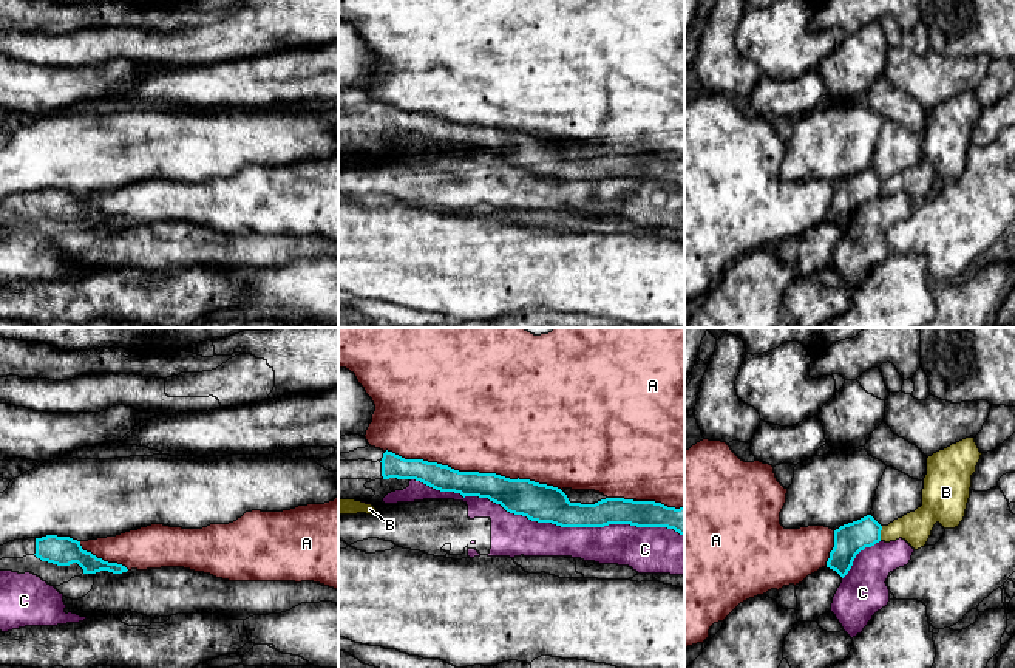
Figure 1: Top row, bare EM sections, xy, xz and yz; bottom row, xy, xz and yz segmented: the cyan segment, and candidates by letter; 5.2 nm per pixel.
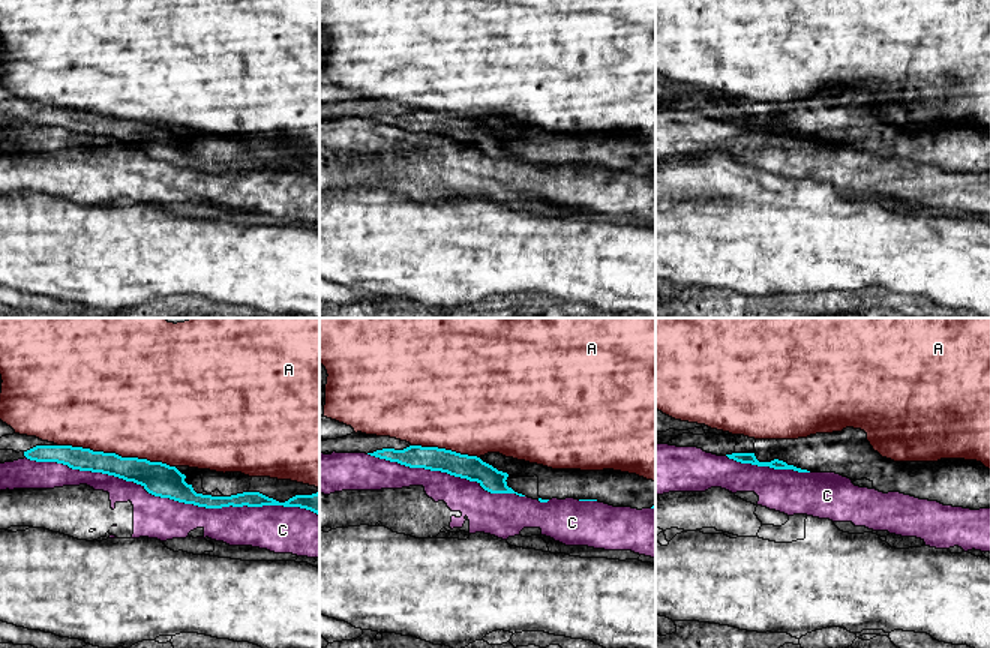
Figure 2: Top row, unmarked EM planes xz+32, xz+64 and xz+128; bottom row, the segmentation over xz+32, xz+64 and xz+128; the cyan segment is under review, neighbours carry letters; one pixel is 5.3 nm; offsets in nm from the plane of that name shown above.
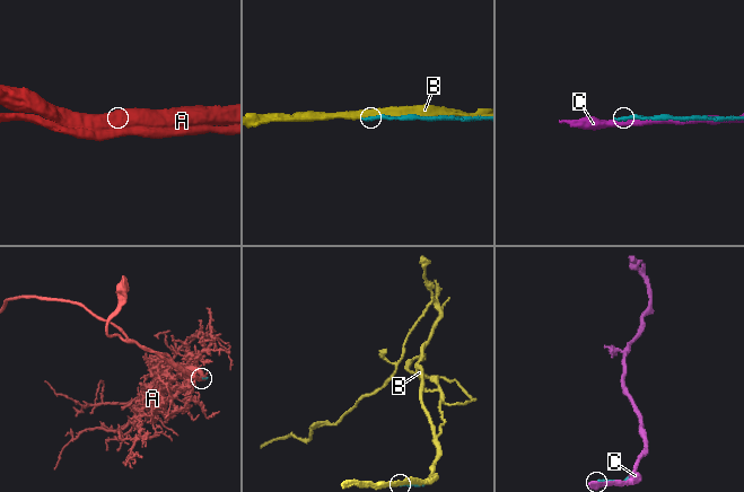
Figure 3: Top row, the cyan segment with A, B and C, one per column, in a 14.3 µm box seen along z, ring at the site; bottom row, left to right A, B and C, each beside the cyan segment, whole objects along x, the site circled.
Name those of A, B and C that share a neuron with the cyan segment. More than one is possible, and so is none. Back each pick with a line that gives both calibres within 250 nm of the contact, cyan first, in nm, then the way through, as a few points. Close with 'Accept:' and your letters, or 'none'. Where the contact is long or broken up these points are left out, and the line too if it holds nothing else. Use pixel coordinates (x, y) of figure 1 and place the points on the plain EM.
Accept: none

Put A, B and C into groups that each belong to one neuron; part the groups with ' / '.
A / B / C

